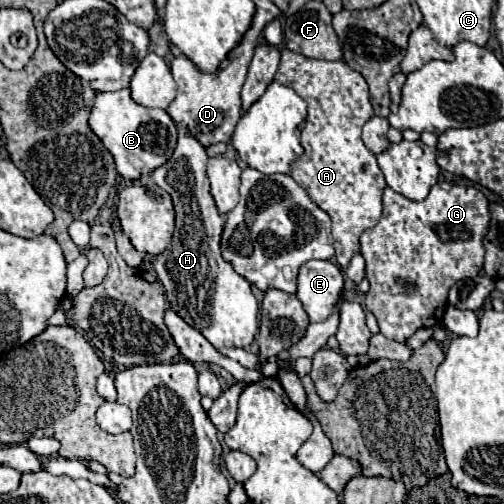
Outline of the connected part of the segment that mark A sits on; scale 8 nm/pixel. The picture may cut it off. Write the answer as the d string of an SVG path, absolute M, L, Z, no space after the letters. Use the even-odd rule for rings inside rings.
M287 47L281 51L281 65L275 81L295 89L307 103L307 119L301 131L303 155L293 161L291 177L331 217L335 261L345 269L353 253L359 251L361 233L379 221L381 195L387 187L375 155L361 139L361 127L373 117L369 87L363 75L353 71L343 59L307 59Z

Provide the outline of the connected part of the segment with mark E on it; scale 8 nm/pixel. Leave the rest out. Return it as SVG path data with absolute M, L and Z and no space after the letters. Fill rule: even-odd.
M309 261L301 265L301 271L297 275L297 299L303 303L305 313L309 315L309 321L325 321L331 315L331 309L337 301L337 297L343 291L343 273L333 261Z

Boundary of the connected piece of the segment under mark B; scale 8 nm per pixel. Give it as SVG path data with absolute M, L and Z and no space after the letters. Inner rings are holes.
M129 89L115 93L97 93L93 111L89 115L89 127L115 157L117 173L129 181L135 181L141 175L165 165L177 145L177 127L173 119L169 119L169 113L163 109L147 109L143 105L137 105L131 99Z

